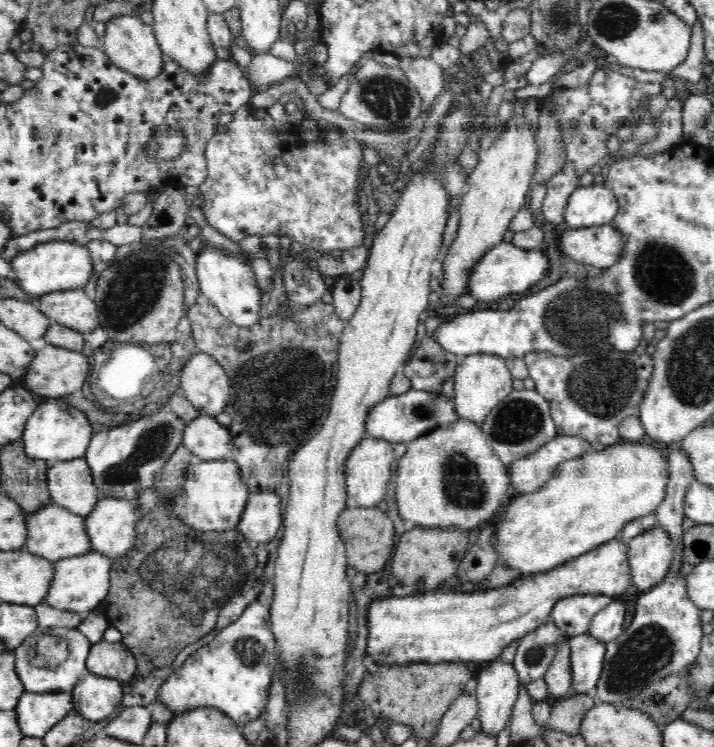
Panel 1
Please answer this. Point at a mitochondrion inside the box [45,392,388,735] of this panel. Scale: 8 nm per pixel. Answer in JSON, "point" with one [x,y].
{"point":[183,567]}

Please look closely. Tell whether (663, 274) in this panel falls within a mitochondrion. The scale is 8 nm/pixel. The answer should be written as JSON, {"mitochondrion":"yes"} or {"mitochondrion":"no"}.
{"mitochondrion":"yes"}

